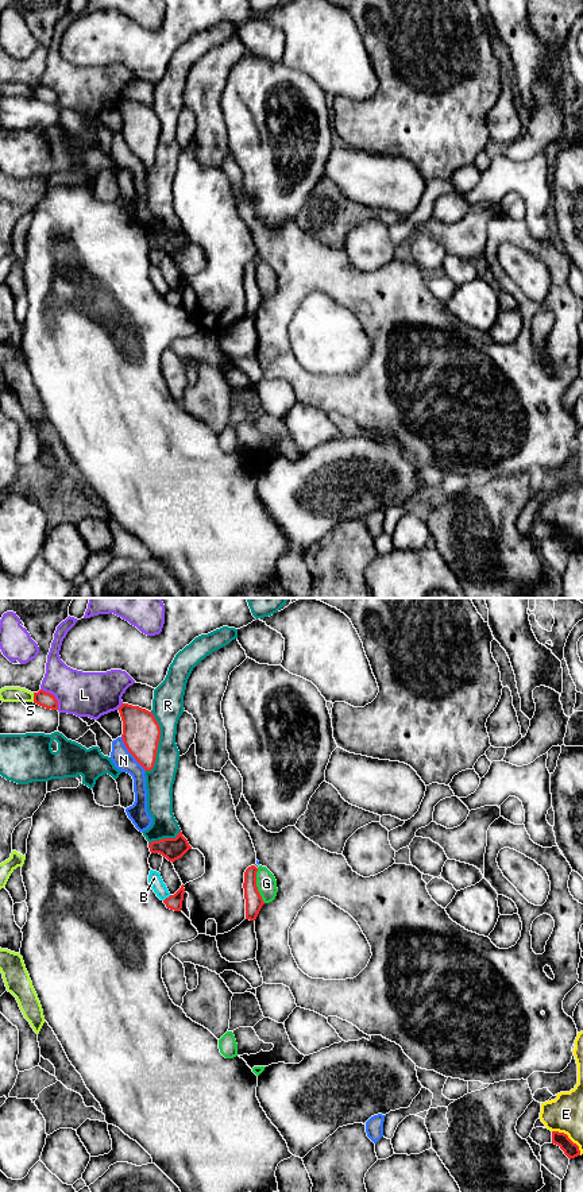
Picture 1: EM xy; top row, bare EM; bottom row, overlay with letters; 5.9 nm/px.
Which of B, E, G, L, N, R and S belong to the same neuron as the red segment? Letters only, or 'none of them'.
none of them

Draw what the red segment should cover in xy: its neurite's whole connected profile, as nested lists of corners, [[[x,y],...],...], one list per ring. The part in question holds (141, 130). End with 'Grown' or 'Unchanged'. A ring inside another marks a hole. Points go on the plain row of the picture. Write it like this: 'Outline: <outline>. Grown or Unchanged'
Outline: [[[121,99],[117,104],[123,116],[123,138],[135,155],[151,166],[155,159],[161,123],[151,107]]]. Unchanged

